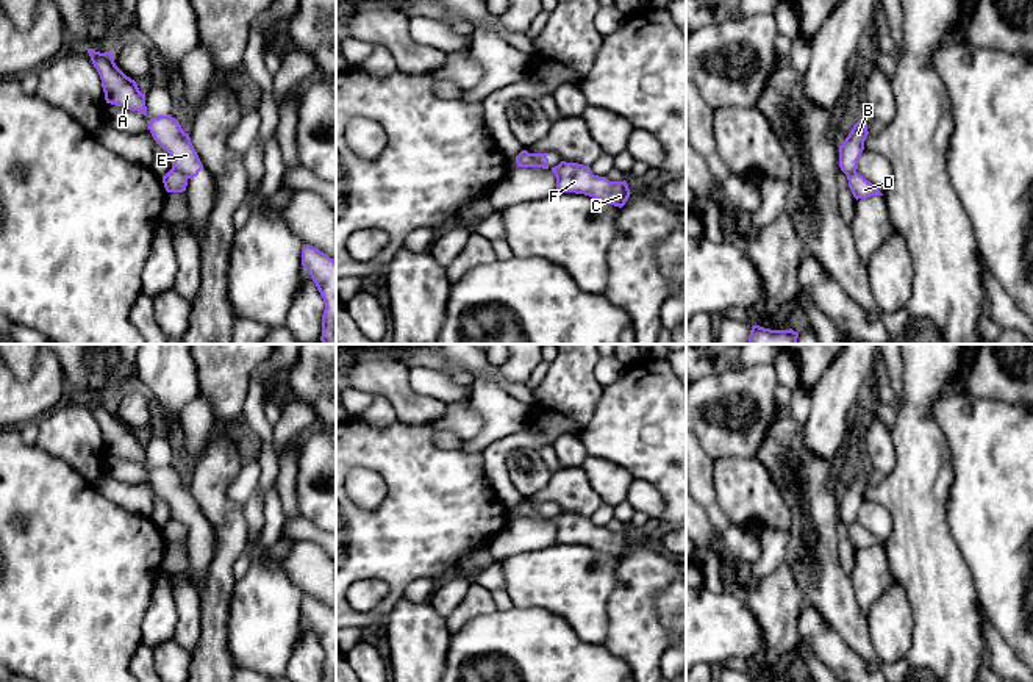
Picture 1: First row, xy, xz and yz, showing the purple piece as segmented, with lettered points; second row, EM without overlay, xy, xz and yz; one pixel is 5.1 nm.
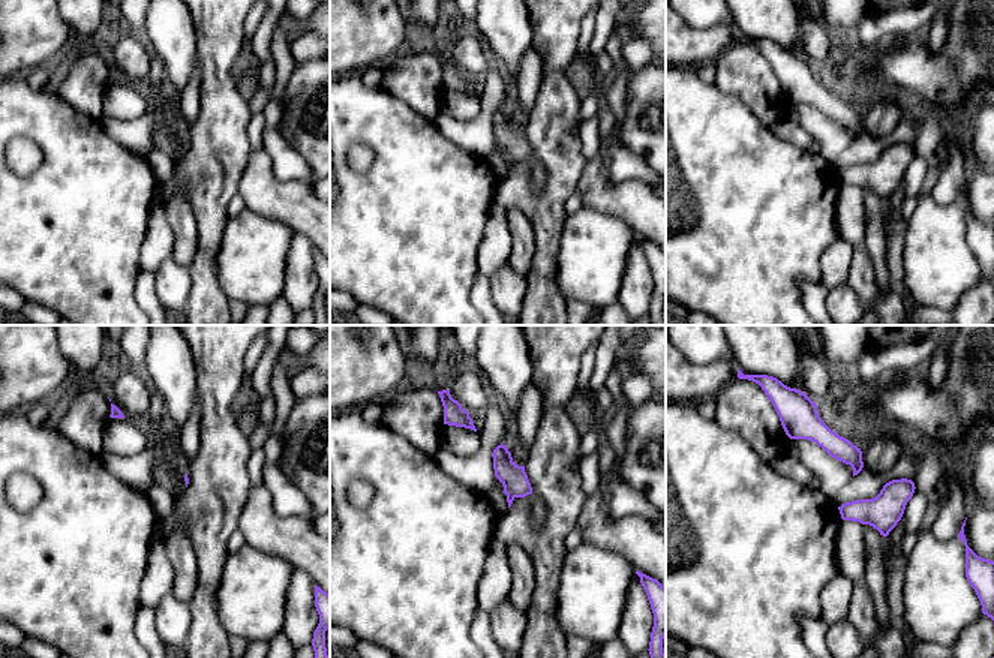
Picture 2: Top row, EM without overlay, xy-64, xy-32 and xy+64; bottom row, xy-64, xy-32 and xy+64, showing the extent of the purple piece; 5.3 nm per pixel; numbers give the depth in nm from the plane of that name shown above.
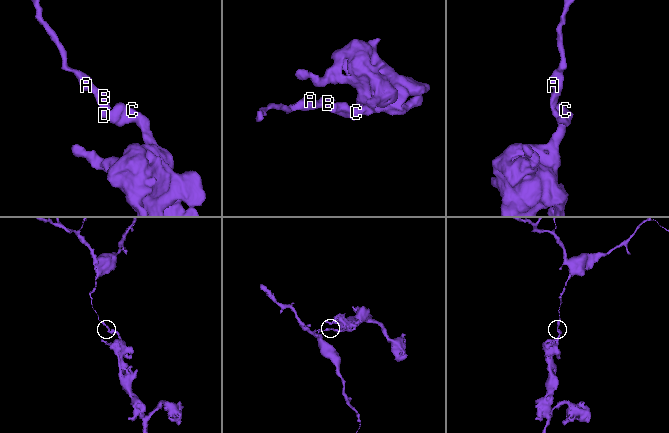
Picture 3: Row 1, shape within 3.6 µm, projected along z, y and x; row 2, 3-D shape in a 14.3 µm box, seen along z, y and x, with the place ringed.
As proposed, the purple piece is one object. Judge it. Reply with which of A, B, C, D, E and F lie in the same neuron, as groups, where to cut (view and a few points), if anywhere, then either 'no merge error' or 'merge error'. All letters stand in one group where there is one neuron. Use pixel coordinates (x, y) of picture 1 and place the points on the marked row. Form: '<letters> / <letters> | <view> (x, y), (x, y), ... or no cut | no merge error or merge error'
A B E / C D F | xy (172, 168), (188, 177) | merge error

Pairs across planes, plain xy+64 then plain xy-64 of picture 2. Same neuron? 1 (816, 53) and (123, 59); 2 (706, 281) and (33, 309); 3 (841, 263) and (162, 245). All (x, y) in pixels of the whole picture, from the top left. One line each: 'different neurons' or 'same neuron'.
1: same neuron
2: different neurons
3: same neuron

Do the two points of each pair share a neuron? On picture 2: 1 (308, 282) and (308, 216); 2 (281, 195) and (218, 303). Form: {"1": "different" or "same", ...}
{"1": "different", "2": "different"}

